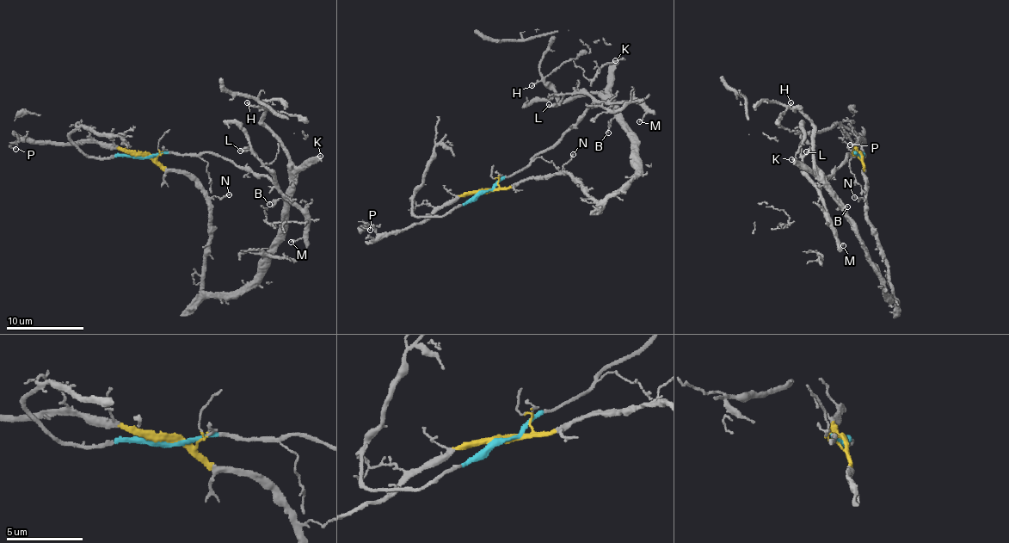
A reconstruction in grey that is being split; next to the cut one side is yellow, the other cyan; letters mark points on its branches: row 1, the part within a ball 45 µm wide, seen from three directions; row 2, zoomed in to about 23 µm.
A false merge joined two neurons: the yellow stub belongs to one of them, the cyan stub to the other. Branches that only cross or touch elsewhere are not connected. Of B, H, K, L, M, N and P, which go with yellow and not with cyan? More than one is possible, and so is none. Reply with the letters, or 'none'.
B, H, K, N, P

